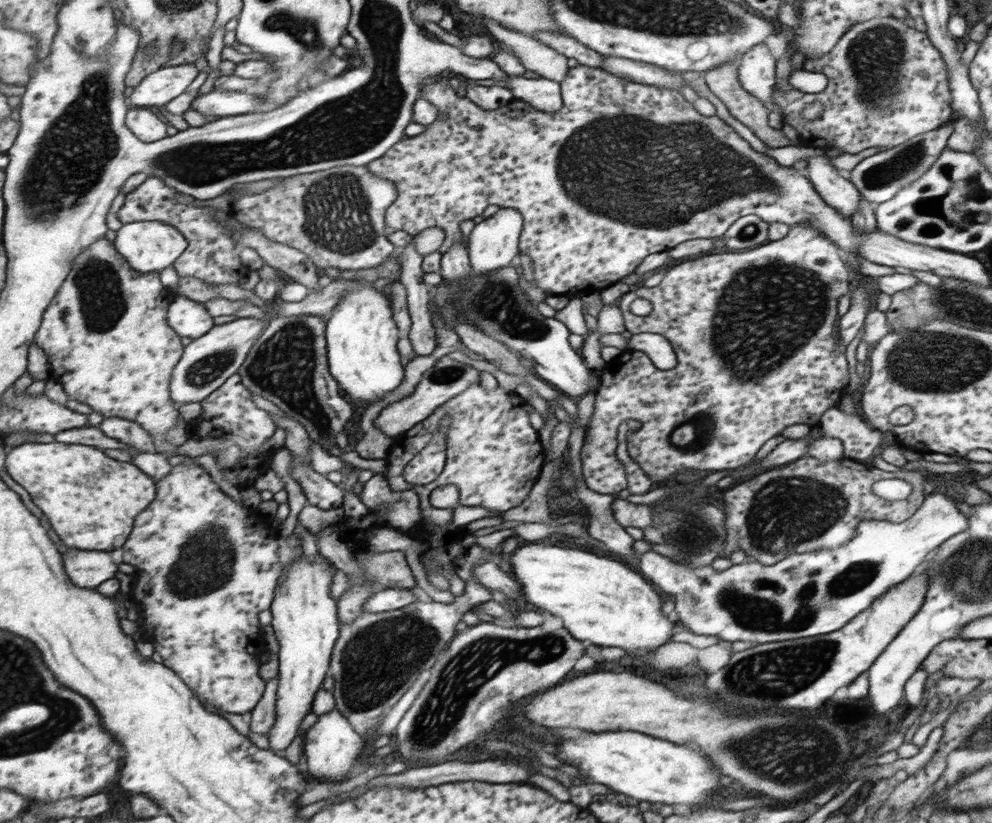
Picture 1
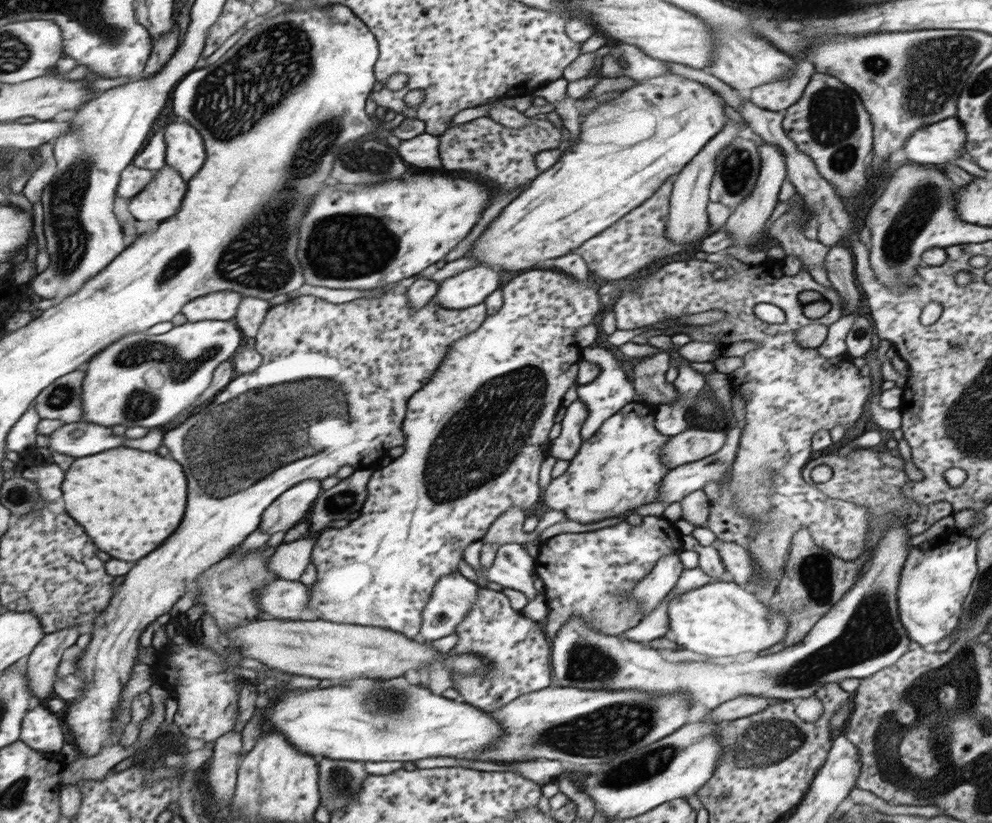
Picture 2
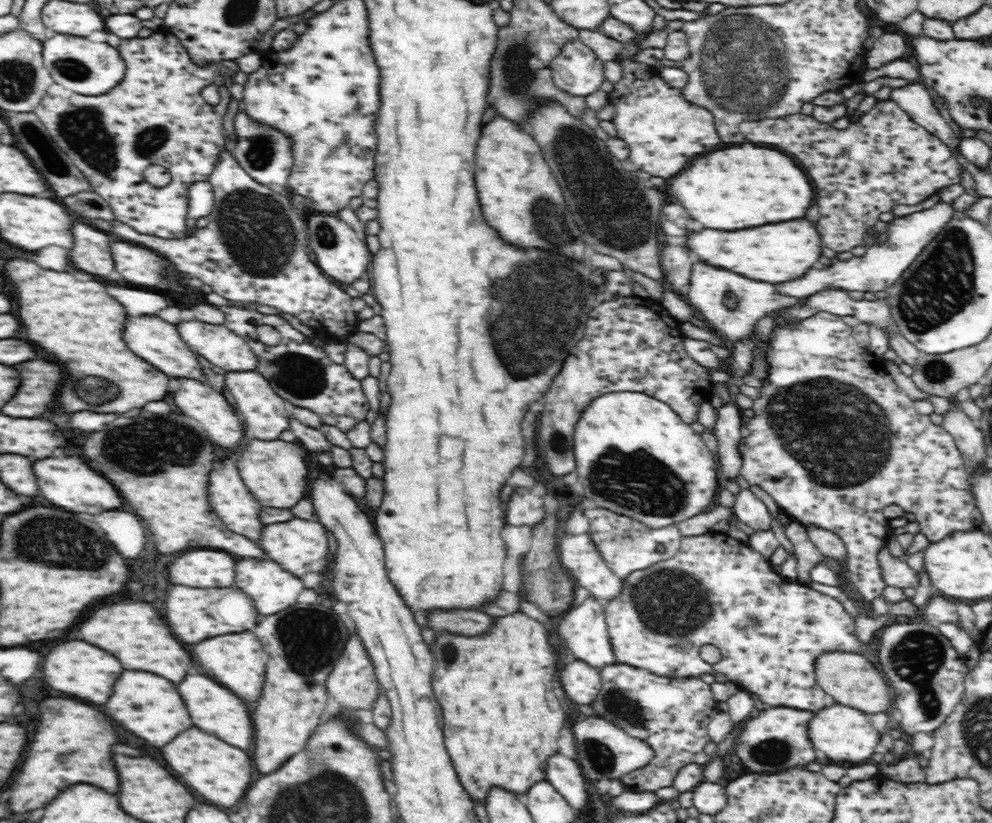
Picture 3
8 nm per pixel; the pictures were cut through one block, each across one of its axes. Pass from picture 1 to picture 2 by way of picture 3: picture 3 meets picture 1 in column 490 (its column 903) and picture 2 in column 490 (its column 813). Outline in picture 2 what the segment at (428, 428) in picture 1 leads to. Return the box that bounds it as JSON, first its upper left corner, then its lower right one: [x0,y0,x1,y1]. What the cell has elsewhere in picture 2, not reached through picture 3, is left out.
[310,270,600,639]

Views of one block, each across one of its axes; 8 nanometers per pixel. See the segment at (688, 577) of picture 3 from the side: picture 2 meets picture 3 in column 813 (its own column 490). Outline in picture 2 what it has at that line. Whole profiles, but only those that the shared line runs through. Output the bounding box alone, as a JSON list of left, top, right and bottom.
[443,588,552,712]

